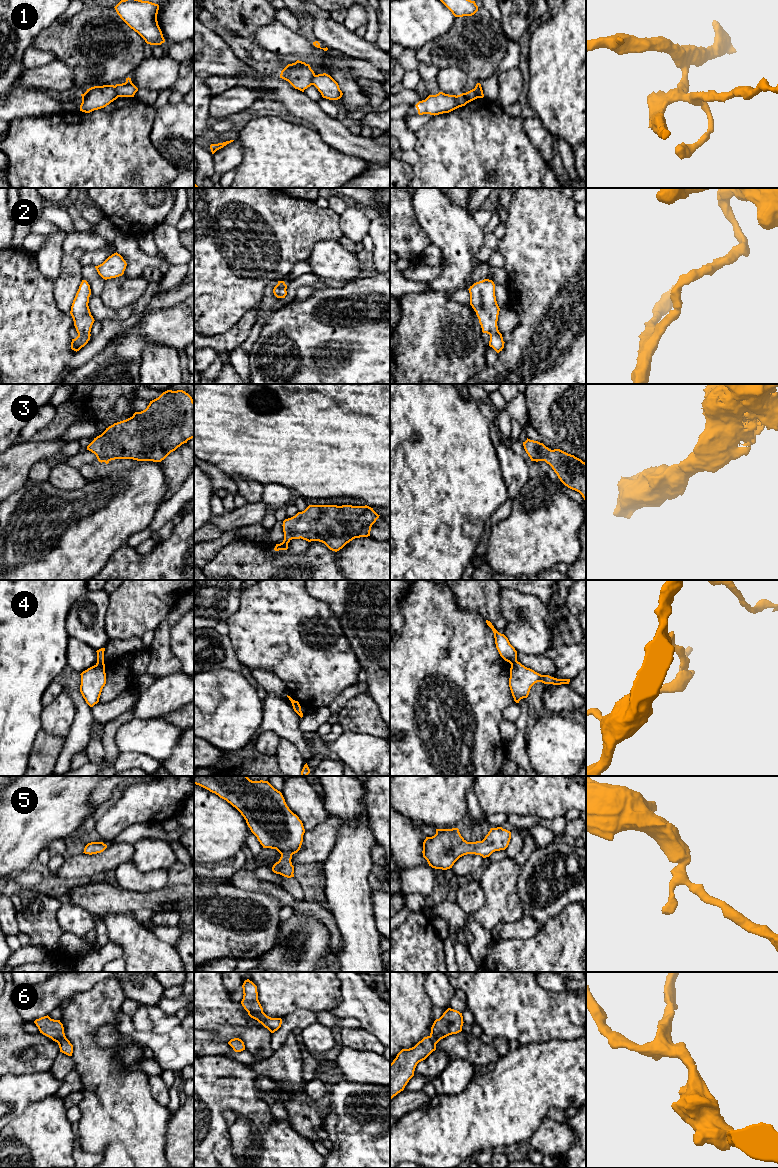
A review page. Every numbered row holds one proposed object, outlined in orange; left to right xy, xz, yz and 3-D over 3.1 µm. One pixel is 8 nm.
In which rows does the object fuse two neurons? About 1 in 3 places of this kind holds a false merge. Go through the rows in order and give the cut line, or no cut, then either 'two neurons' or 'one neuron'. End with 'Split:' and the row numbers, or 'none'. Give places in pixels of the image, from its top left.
1: xy (114, 86), (119, 96) | two neurons
2: no cut | one neuron
3: no cut | one neuron
4: xy (103, 661), (97, 663) | two neurons
5: no cut | one neuron
6: no cut | one neuron
Split: 1, 4

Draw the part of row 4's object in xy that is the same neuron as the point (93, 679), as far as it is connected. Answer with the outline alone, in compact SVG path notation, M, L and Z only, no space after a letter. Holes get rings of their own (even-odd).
M104 662L96 663L80 675L80 692L86 703L93 707L99 702L102 689L106 684L105 664Z

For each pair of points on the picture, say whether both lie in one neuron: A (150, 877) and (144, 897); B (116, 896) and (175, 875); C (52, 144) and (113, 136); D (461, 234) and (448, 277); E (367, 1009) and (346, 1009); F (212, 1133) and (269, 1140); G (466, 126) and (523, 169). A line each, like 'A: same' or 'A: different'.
A: different
B: same
C: same
D: same
E: same
F: different
G: same

